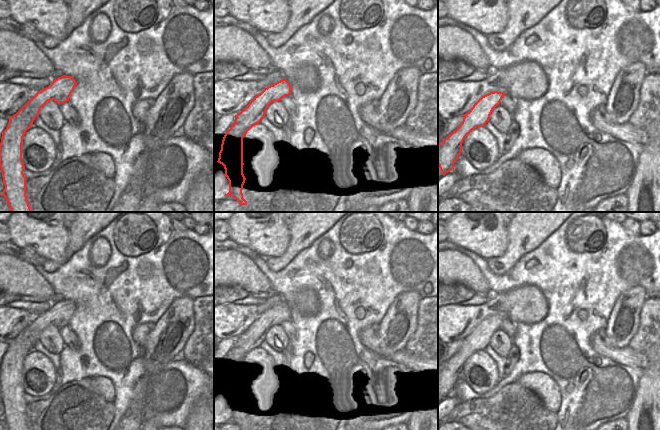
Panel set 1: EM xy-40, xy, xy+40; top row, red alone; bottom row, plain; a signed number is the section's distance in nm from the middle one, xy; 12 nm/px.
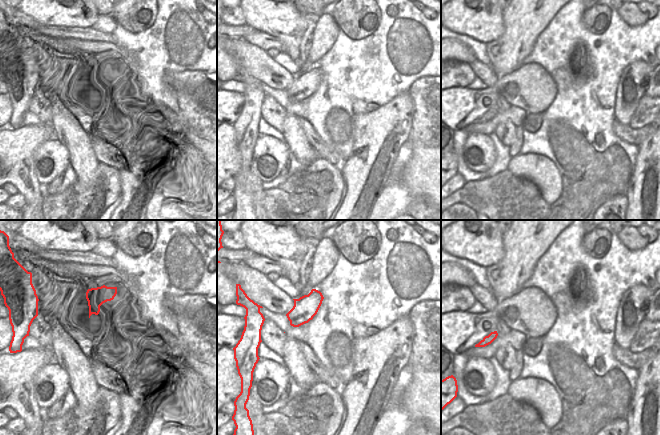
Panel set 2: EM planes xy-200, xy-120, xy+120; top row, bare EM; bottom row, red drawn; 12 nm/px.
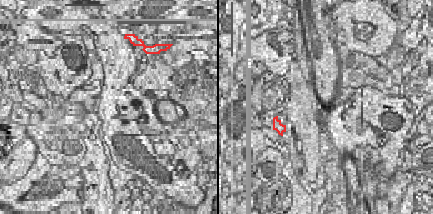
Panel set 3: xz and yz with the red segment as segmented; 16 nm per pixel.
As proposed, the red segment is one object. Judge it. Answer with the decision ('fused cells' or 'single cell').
fused cells

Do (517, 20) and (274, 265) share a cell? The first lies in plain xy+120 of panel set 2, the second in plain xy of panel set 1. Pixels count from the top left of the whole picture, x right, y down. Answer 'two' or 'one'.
one

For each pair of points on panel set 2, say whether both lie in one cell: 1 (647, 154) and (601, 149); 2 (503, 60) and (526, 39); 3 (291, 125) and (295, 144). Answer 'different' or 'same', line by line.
1: different
2: same
3: same

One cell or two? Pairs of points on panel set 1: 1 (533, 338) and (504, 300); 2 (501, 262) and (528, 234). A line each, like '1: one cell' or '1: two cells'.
1: two cells
2: one cell

